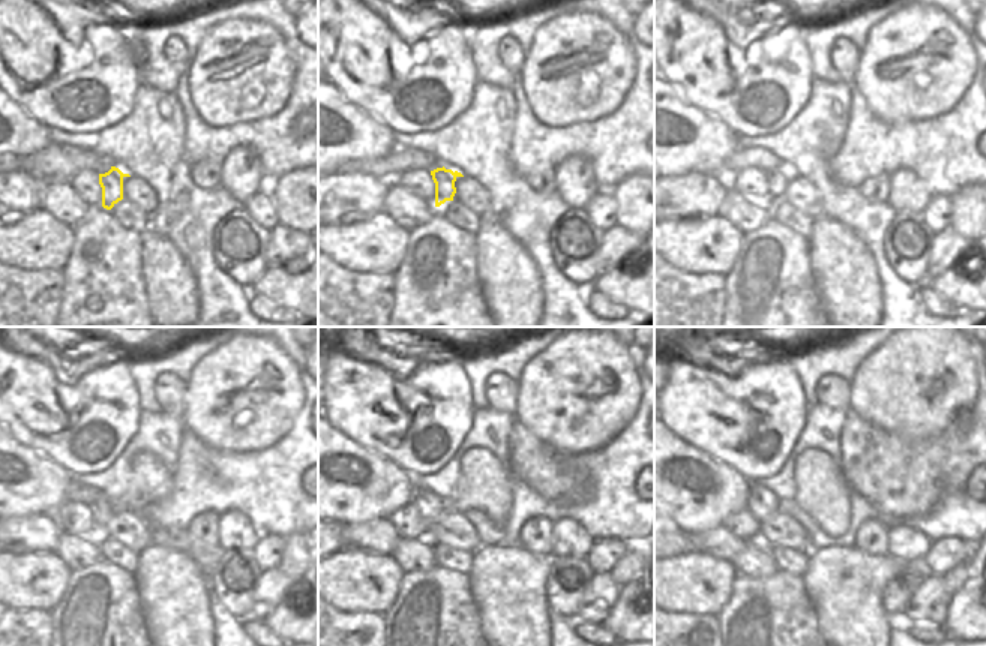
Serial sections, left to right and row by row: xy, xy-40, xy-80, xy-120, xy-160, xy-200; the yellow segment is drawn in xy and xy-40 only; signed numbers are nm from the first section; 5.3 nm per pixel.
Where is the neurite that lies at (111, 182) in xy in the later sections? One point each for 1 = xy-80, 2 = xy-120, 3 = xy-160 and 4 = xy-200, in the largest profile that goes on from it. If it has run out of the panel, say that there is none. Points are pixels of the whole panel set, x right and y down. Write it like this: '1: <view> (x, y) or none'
1: xy-80 (778, 179)
2: xy-120 (101, 510)
3: xy-160 (428, 504)
4: xy-200 (761, 502)

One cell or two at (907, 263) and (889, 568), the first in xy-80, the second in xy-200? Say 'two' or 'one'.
two

